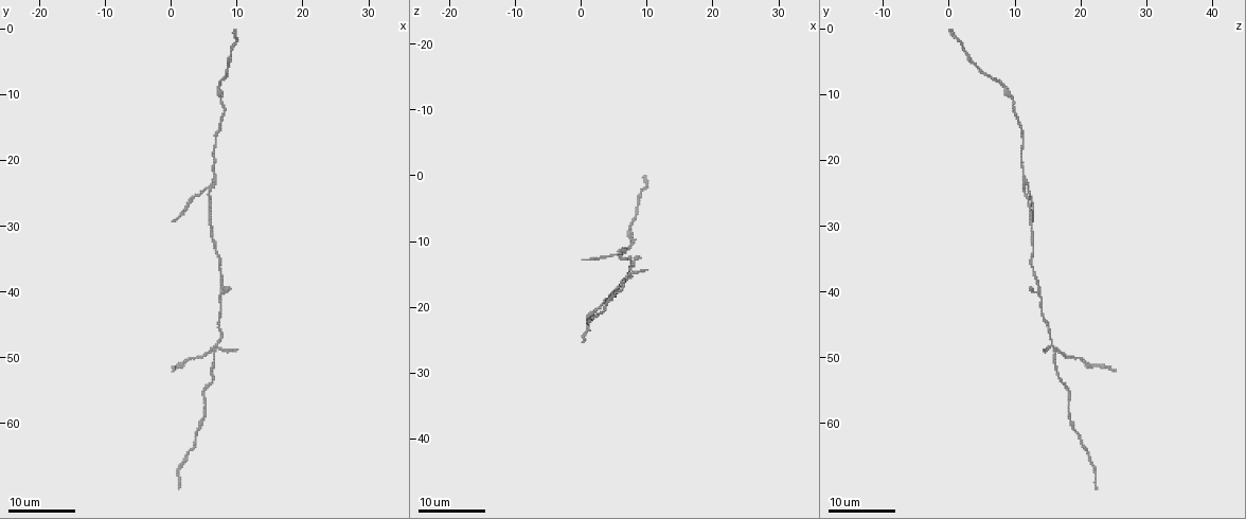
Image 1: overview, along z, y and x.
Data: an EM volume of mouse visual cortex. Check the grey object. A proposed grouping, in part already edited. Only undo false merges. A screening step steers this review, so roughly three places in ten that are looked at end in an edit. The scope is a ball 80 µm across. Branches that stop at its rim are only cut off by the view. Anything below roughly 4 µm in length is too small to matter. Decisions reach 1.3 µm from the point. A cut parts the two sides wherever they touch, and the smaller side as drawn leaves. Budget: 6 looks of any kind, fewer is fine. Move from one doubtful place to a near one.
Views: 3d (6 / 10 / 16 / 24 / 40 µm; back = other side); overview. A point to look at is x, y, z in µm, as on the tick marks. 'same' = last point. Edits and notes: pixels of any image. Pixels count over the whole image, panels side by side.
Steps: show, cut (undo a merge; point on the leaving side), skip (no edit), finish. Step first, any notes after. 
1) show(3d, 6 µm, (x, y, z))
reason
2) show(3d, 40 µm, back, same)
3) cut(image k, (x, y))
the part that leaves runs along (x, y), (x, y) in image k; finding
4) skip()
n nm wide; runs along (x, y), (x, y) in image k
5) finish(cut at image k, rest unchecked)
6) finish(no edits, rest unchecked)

show(3d, 24 µm, (6.5, 49.0, 16.5))
arms part here

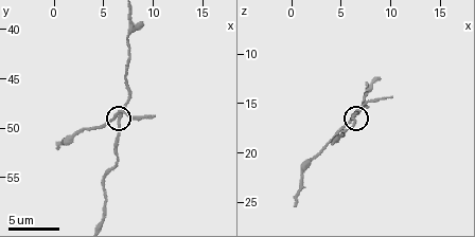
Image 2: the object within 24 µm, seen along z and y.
show(3d, 6 µm, same)

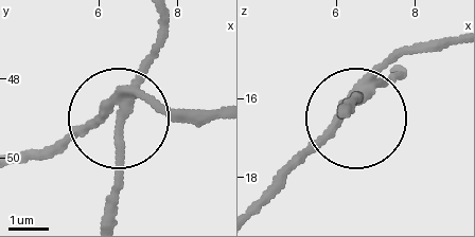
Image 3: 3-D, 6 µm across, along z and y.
cut(image 3, (91, 127))
3 arms; the part that leaves runs along (120, 89), (52, 146), (18, 152) in image 3; a second neuron is stuck on

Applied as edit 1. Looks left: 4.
show(3d, 16 µm, (7.0, 41.0, 13.5))
two arms at a narrow angle

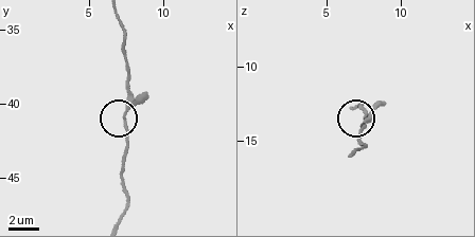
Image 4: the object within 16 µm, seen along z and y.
show(3d, 6 µm, same)
zoom in

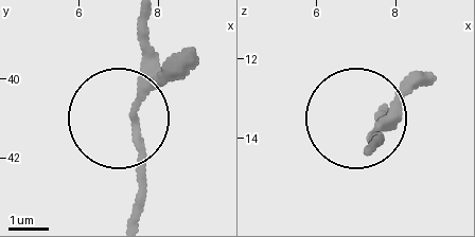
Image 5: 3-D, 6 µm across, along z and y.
skip()
3 arms; runs along (140, 20), (140, 219) in image 5; all the same neuron

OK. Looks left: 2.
finish(cut at image 3, rest unchecked)

